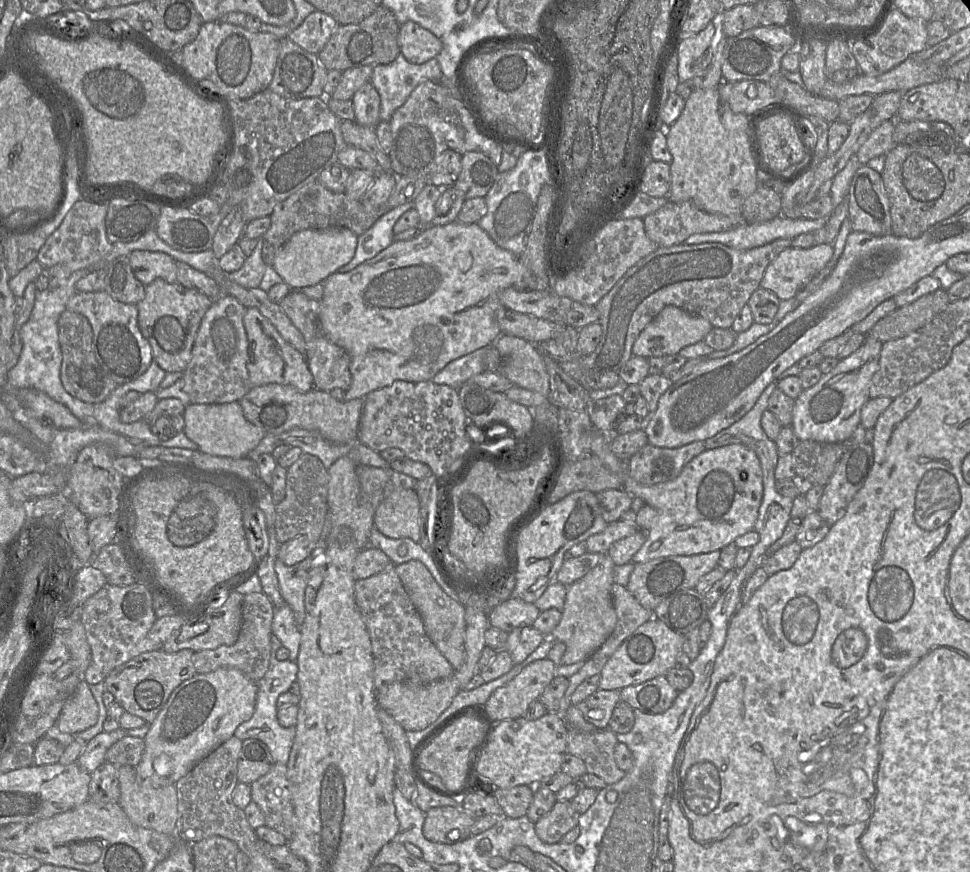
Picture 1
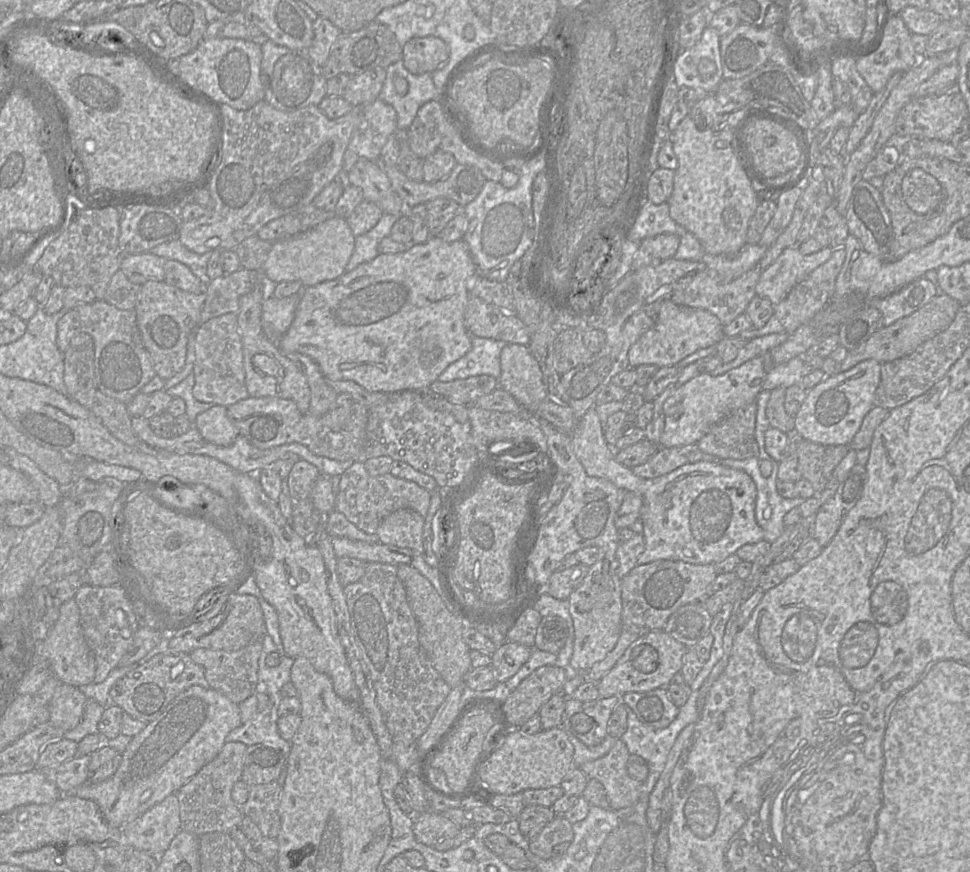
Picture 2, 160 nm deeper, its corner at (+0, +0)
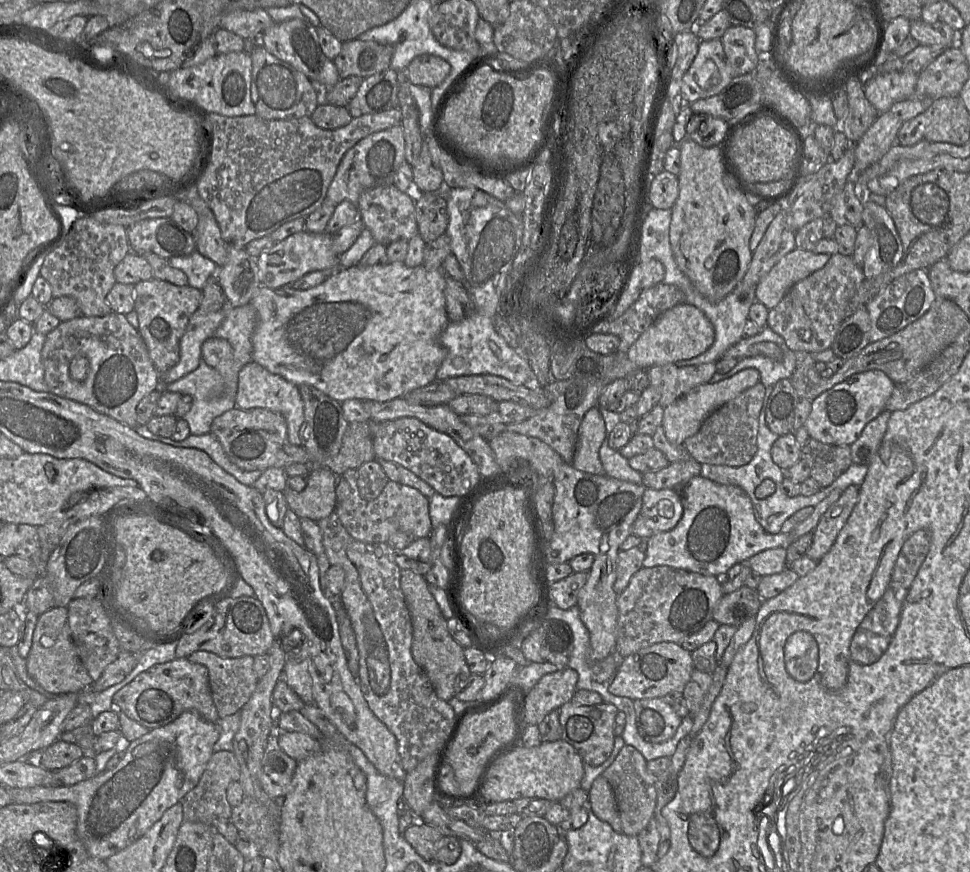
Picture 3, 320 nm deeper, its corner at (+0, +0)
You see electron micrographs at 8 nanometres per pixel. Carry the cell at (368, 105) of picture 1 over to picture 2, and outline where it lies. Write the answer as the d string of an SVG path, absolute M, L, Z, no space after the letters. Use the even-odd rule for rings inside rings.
M377 98L371 103L365 104L363 106L354 106L354 107L360 107L360 122L356 127L356 129L354 130L350 142L347 146L347 149L344 153L342 173L345 175L345 177L349 172L349 170L353 167L353 165L360 159L378 161L381 156L381 150L385 145L385 143L387 142L389 136L396 133L397 131L396 111L391 105L383 102L381 99Z

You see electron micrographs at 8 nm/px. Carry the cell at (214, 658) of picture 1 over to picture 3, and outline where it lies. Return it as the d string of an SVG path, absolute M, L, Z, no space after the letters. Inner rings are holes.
M196 651L187 659L192 663L201 664L207 668L211 696L220 719L240 711L250 699L259 681L253 669L253 656L221 658L212 652Z

